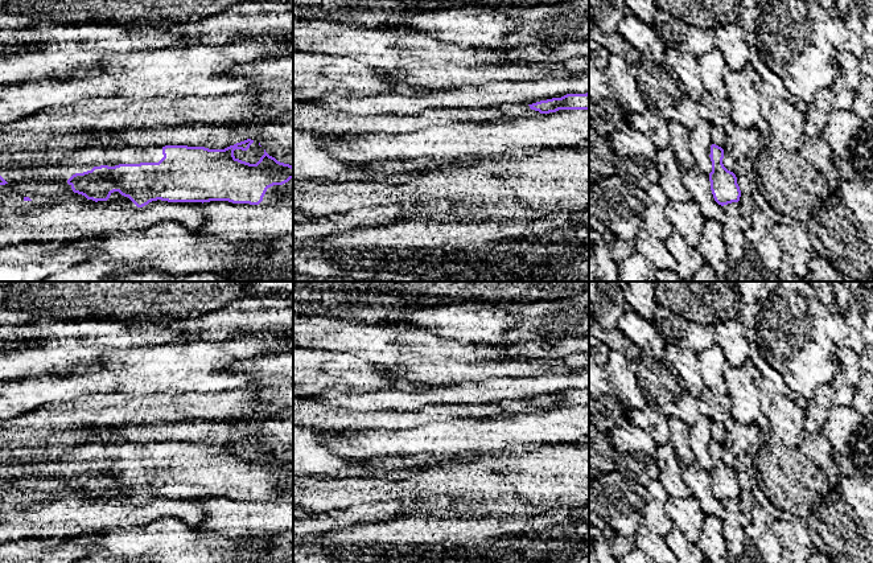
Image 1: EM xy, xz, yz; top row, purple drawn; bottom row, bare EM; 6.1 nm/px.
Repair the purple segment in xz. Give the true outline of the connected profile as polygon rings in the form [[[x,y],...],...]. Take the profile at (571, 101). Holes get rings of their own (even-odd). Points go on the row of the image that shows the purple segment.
[[[589,93],[567,94],[561,98],[540,100],[528,106],[540,114],[556,112],[559,110],[589,110]]]

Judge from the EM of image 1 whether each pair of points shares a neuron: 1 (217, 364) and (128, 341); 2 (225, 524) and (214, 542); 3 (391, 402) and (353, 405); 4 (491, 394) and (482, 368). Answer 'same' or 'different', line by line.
1: different
2: different
3: same
4: different

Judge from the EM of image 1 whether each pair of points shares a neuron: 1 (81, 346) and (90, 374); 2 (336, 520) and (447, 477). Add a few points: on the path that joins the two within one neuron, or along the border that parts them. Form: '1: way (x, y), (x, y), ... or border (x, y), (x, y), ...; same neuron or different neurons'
1: border (106, 361), (85, 365), (78, 370), (57, 373); different neurons
2: border (414, 502), (394, 500), (362, 502), (351, 506); different neurons

